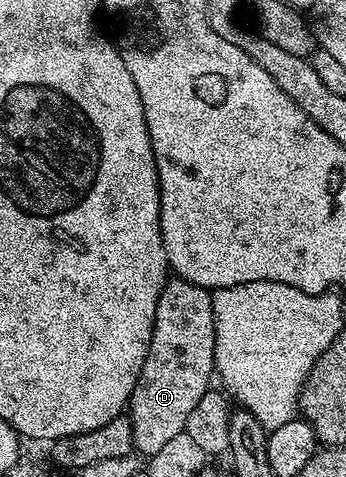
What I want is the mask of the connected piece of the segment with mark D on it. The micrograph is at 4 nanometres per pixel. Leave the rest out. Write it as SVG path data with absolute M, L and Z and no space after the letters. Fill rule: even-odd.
M169 278L164 282L164 289L158 298L158 310L154 314L154 330L152 331L152 341L150 342L150 350L146 362L142 366L142 370L138 374L138 382L132 391L132 397L128 400L126 415L128 421L132 423L132 447L141 457L149 458L160 451L170 438L174 438L179 432L185 431L188 426L190 413L194 410L194 406L198 406L198 402L202 402L202 398L210 391L211 380L214 380L214 310L212 309L212 292L209 289L198 286L194 282L186 282L179 278Z

